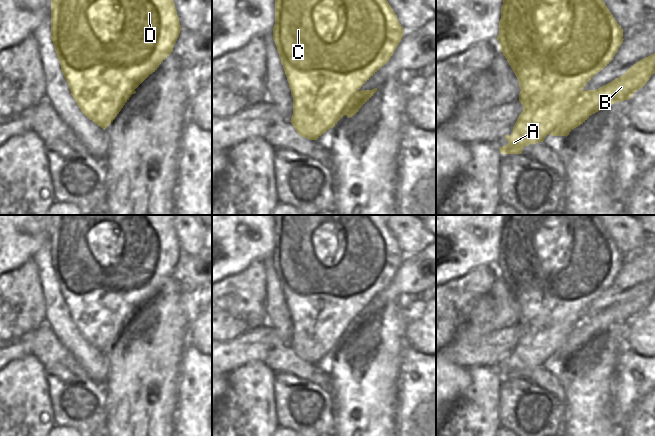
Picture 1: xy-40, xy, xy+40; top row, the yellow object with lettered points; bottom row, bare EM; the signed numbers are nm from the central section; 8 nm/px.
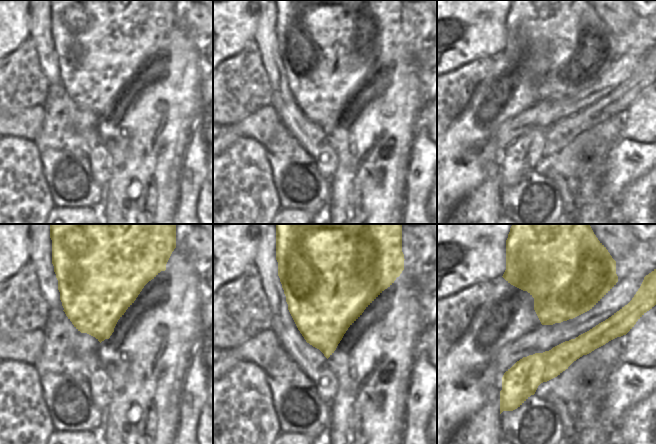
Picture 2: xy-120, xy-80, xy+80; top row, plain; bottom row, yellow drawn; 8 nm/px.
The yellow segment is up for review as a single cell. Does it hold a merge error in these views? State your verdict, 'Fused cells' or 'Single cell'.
Fused cells

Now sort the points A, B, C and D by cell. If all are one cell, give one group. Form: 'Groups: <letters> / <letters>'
Groups: A C D / B

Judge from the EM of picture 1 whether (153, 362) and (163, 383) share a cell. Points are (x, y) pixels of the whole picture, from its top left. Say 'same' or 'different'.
same

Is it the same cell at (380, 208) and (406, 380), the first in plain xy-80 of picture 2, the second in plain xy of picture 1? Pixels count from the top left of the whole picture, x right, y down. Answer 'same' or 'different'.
different

